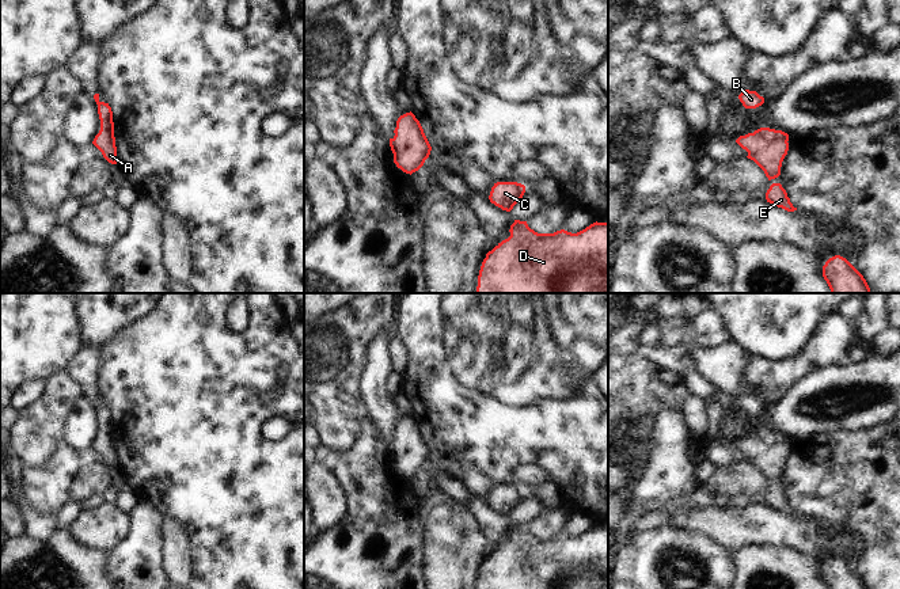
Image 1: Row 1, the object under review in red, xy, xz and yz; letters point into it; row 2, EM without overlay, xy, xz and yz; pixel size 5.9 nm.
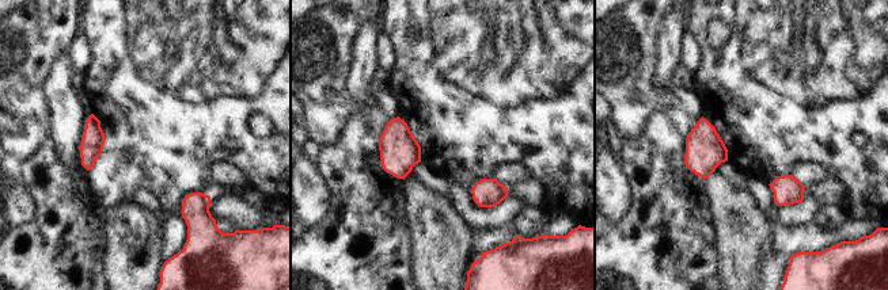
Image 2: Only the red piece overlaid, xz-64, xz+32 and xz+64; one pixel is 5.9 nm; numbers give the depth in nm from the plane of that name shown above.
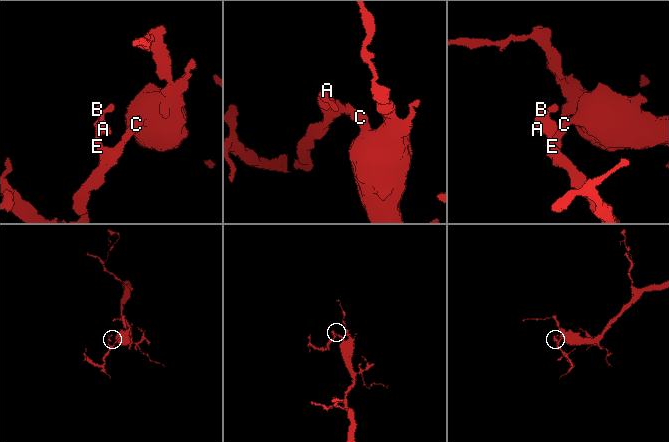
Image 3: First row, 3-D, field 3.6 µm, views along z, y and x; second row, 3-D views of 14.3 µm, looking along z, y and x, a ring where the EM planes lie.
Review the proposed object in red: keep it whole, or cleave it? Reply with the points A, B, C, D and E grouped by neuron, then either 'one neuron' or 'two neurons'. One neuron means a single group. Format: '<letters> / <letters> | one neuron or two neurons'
A B C D E | one neuron

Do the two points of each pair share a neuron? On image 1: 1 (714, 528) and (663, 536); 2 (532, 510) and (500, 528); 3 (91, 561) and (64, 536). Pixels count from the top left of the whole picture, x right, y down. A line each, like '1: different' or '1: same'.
1: different
2: same
3: same

